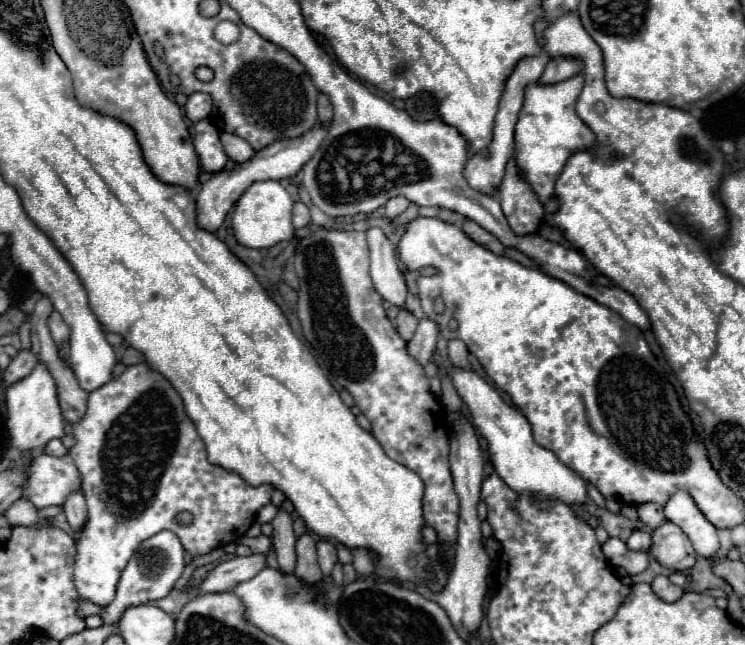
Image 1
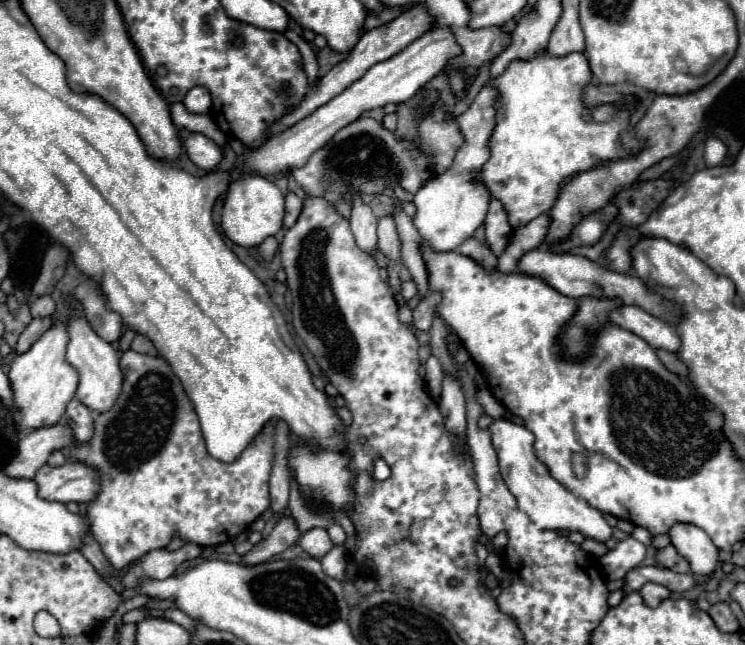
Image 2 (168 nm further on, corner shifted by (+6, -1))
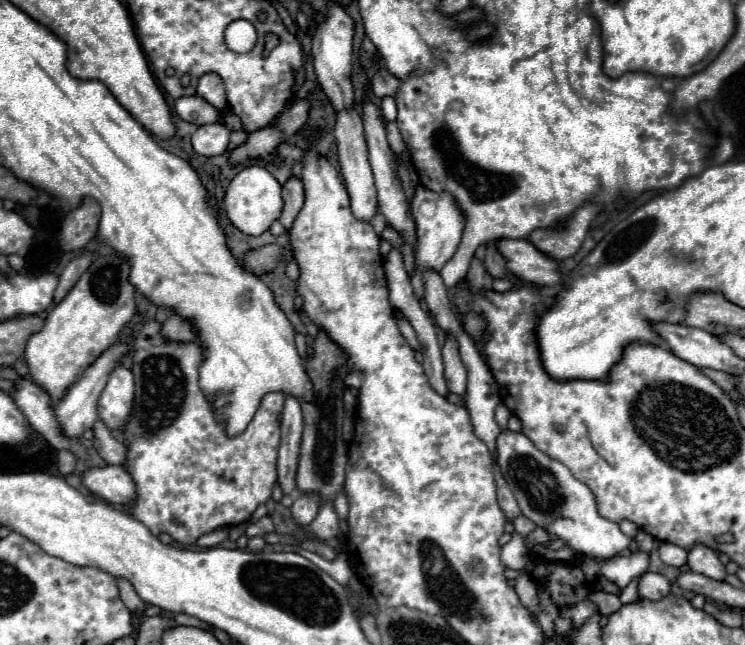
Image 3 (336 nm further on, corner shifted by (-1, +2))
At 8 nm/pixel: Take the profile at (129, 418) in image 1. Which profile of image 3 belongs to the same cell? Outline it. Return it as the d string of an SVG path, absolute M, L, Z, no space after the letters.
M148 321L136 335L132 359L132 375L138 387L134 409L122 435L122 443L128 449L126 469L132 475L138 493L136 503L130 505L132 515L154 535L168 533L182 545L192 545L198 537L218 527L234 527L248 521L254 509L270 499L272 487L276 483L280 413L286 395L282 391L266 393L244 433L230 437L226 433L226 423L218 419L210 399L198 385L198 369L204 361L204 347L200 343L170 341L162 337L162 323Z

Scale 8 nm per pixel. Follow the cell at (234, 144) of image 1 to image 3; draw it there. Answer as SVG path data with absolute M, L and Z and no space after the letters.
M198 95L192 97L180 97L176 99L178 105L178 117L182 117L188 123L194 125L206 125L206 123L216 123L218 121L218 111Z

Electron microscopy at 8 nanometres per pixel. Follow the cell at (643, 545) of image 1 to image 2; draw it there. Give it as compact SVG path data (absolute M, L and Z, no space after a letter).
M627 536L613 550L609 550L605 556L601 556L599 562L609 580L619 580L619 578L625 578L625 574L629 570L633 570L641 564L641 560L645 558L645 552L647 552L645 544Z

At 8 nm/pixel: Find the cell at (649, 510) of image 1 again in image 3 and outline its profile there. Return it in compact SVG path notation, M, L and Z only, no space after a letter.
M662 543L658 547L658 551L664 551L662 553L662 559L666 565L674 565L674 567L682 567L686 565L686 557L688 557L688 551L678 547L678 545L672 545L672 543Z

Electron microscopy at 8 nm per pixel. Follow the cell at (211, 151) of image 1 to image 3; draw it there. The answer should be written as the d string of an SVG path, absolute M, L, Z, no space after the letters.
M208 123L196 129L192 135L192 147L196 153L212 157L212 155L222 155L228 147L228 137L230 129L222 123Z

